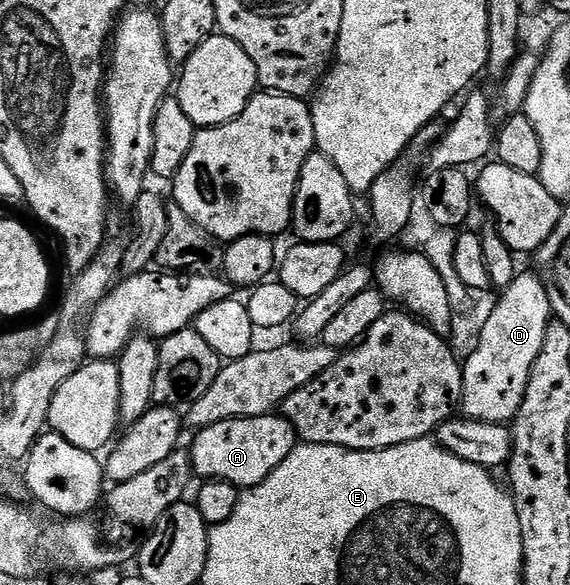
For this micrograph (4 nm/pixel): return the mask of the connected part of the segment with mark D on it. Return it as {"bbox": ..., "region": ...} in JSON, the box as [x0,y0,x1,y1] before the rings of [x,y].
{"bbox":[462,272,554,424],"region":[[[536,272],[517,273],[516,279],[504,290],[499,291],[498,297],[500,299],[497,300],[496,307],[489,312],[488,319],[485,320],[484,327],[476,338],[476,347],[473,348],[472,355],[468,359],[465,357],[462,362],[464,368],[462,414],[465,418],[473,418],[479,422],[508,424],[515,418],[526,396],[526,384],[530,380],[534,360],[538,360],[538,352],[542,352],[546,328],[548,323],[553,321],[554,311],[547,290]]]}

